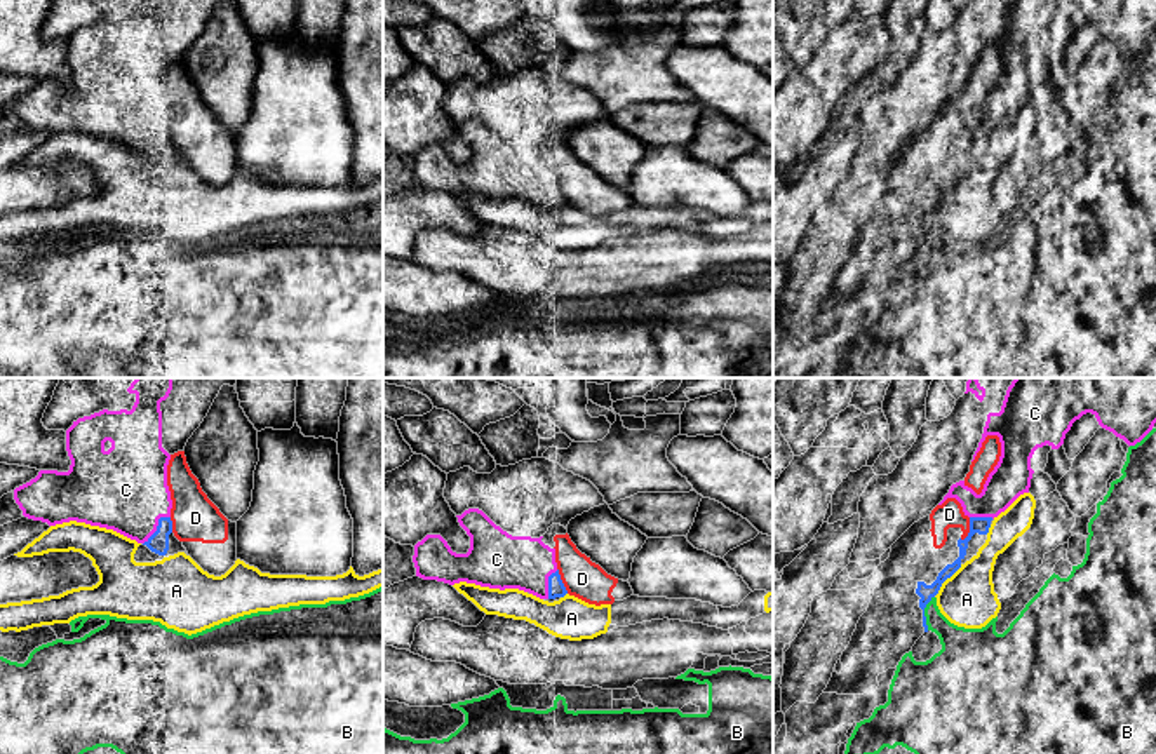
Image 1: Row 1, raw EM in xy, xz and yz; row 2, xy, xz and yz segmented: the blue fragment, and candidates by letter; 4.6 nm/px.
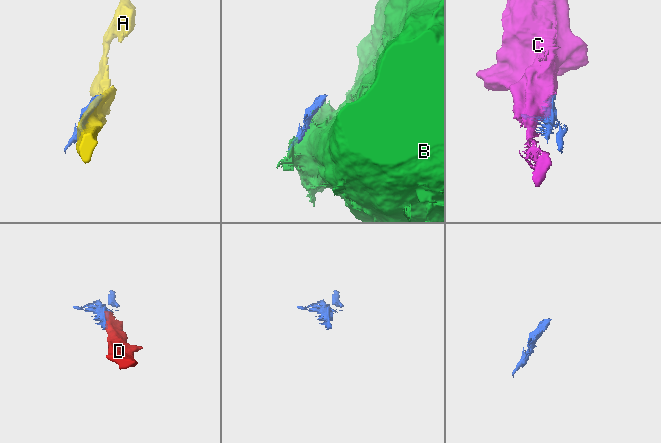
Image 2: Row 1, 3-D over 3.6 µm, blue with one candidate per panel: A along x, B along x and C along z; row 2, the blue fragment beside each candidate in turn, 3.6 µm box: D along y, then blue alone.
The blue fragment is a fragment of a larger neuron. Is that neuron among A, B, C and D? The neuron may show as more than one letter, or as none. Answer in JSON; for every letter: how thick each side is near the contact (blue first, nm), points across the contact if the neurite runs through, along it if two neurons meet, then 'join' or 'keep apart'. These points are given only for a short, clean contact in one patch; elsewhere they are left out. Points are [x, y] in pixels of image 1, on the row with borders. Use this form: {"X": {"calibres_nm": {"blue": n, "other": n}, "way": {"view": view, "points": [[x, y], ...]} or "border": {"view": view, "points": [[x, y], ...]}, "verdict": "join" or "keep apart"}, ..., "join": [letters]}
{"A": {"calibres_nm": {"blue": 70, "other": 260}, "verdict": "keep apart"}, "B": {"calibres_nm": {"blue": 70, "other": 200}, "verdict": "keep apart"}, "C": {"calibres_nm": {"blue": 100, "other": 380}, "verdict": "keep apart"}, "D": {"calibres_nm": {"blue": 80, "other": 120}, "verdict": "join"}, "join": ["D"]}

